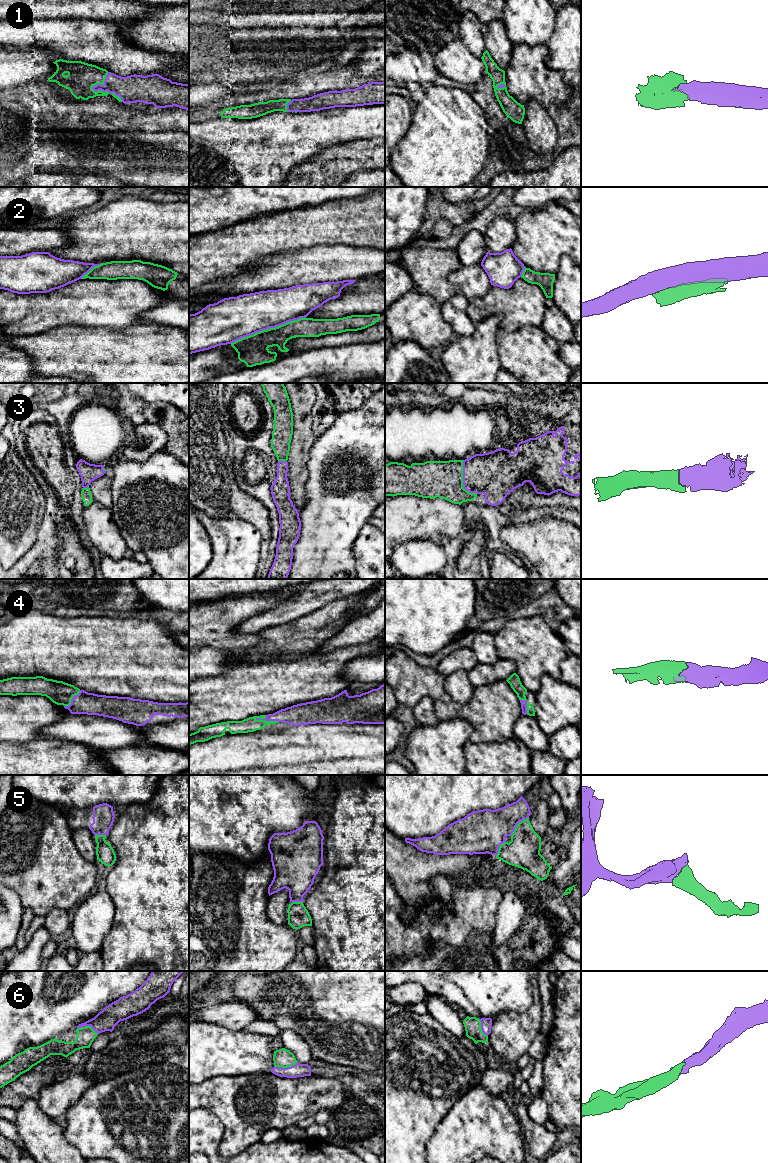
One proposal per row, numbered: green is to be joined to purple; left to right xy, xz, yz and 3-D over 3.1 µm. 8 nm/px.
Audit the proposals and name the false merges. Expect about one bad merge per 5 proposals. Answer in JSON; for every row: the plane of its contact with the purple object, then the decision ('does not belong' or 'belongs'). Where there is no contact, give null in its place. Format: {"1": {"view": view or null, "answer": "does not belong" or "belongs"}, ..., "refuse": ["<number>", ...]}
{"1": {"view": "xy", "answer": "belongs"}, "2": {"view": "xz", "answer": "does not belong"}, "3": {"view": "yz", "answer": "belongs"}, "4": {"view": "xz", "answer": "belongs"}, "5": {"view": "yz", "answer": "belongs"}, "6": {"view": "xy", "answer": "belongs"}, "refuse": ["2"]}

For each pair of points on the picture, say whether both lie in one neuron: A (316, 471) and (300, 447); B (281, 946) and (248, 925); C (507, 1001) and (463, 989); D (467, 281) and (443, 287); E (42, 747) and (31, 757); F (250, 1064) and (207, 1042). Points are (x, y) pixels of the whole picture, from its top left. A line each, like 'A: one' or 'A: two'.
A: two
B: one
C: one
D: two
E: one
F: one

